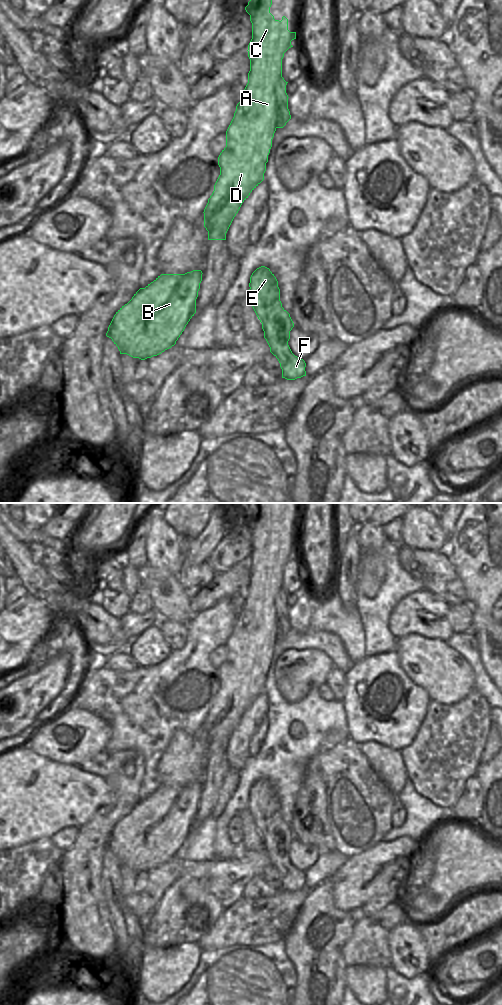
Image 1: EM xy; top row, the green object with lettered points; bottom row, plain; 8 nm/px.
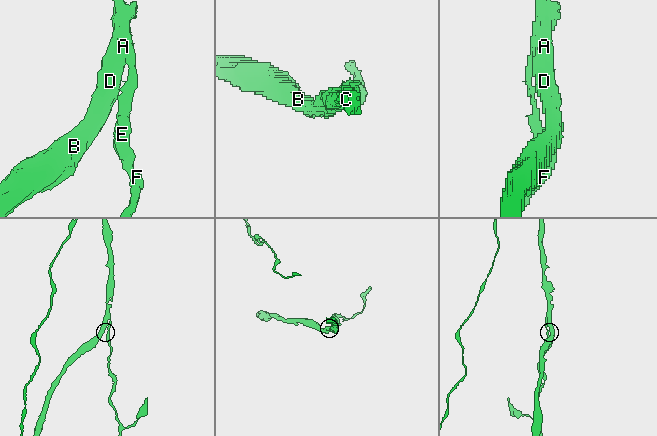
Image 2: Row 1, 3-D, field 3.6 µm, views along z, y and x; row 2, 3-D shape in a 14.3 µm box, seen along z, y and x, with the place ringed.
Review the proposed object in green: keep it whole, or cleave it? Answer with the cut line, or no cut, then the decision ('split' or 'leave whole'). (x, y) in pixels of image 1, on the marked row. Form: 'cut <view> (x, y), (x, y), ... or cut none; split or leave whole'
cut xy (285, 81), (276, 89), (275, 127); split

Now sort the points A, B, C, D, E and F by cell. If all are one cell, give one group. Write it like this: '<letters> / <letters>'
A B C D / E F

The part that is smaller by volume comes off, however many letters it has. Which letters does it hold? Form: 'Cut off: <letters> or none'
Cut off: E, F

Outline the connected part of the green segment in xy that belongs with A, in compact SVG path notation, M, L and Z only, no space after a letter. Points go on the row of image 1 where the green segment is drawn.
M250 0L245 7L252 23L252 39L247 50L250 59L250 71L242 99L237 104L234 117L226 131L226 147L218 157L220 175L203 212L204 227L208 231L208 240L226 240L226 233L242 203L264 180L266 163L276 131L276 89L286 82L282 77L282 59L284 53L293 47L291 41L296 39L296 32L288 30L288 19L285 16L282 17L281 21L274 19L274 16L270 13L271 5L272 0Z

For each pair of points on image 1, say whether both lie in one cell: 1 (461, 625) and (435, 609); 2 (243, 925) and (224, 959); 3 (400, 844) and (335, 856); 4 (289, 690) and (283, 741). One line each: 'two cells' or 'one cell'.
1: two cells
2: two cells
3: two cells
4: two cells

